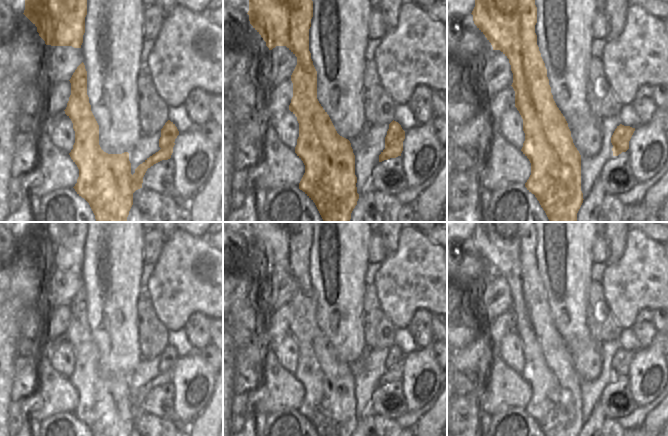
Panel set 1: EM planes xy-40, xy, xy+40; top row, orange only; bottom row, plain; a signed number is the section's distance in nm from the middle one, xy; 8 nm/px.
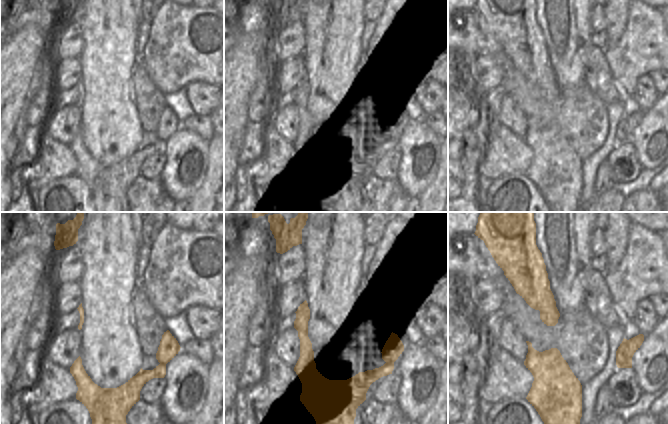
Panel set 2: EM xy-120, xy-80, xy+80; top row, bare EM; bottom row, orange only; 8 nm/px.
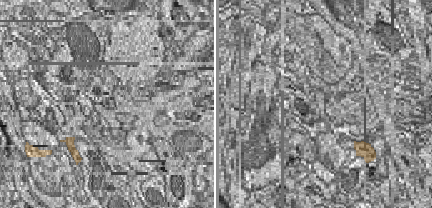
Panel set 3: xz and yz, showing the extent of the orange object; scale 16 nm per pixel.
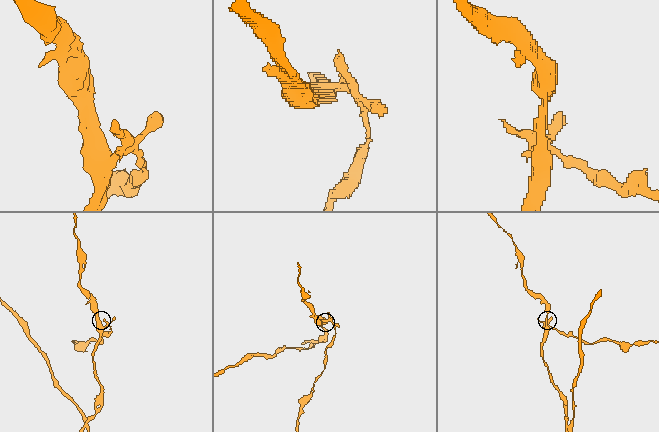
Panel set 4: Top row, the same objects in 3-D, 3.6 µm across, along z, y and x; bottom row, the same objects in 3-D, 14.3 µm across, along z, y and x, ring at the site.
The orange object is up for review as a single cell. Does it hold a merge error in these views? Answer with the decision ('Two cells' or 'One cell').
Two cells

